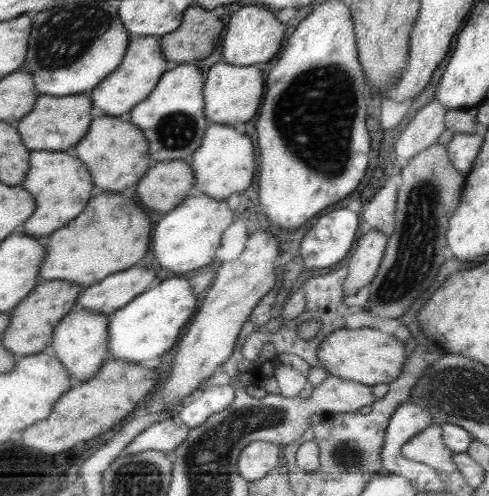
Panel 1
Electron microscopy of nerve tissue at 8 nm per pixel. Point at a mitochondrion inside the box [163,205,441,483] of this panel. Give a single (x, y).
(349, 455)

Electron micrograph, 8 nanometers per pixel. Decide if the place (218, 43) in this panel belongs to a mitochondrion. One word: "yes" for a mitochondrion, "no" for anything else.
no

